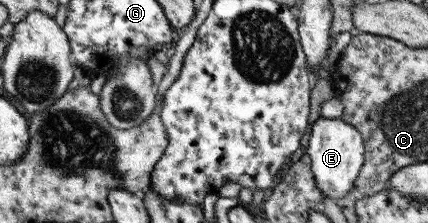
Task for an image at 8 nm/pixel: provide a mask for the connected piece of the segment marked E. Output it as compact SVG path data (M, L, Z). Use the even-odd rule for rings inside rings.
M320 117L312 123L305 154L310 159L310 170L315 188L326 198L337 201L345 194L355 191L355 179L363 165L364 147L360 134L339 118Z

